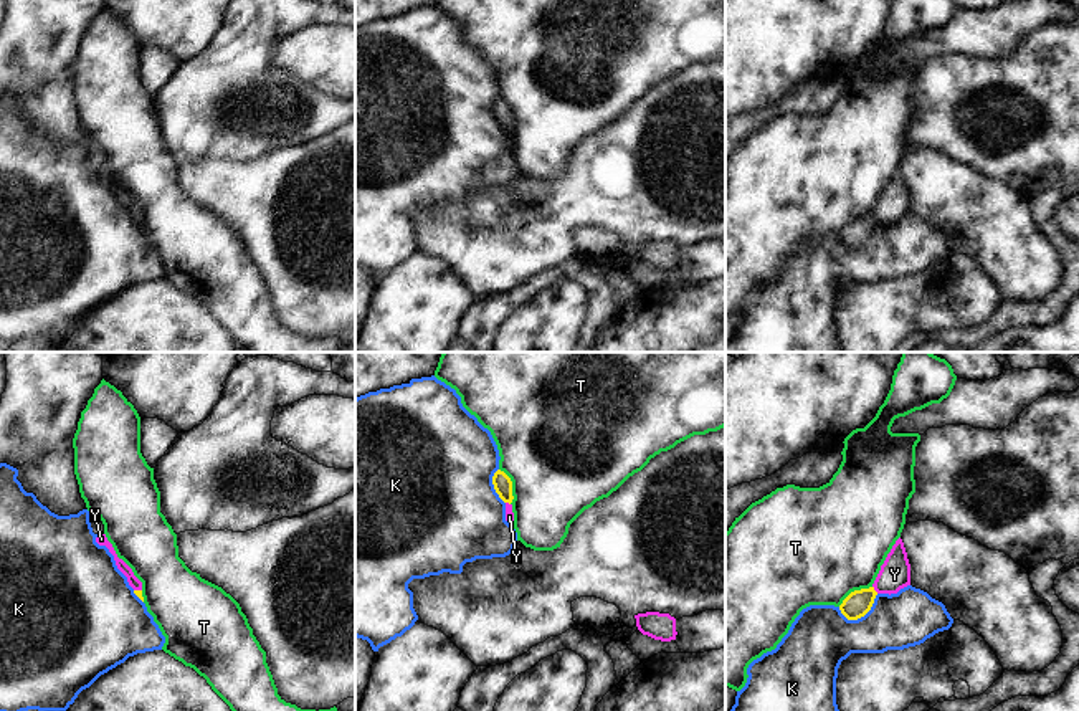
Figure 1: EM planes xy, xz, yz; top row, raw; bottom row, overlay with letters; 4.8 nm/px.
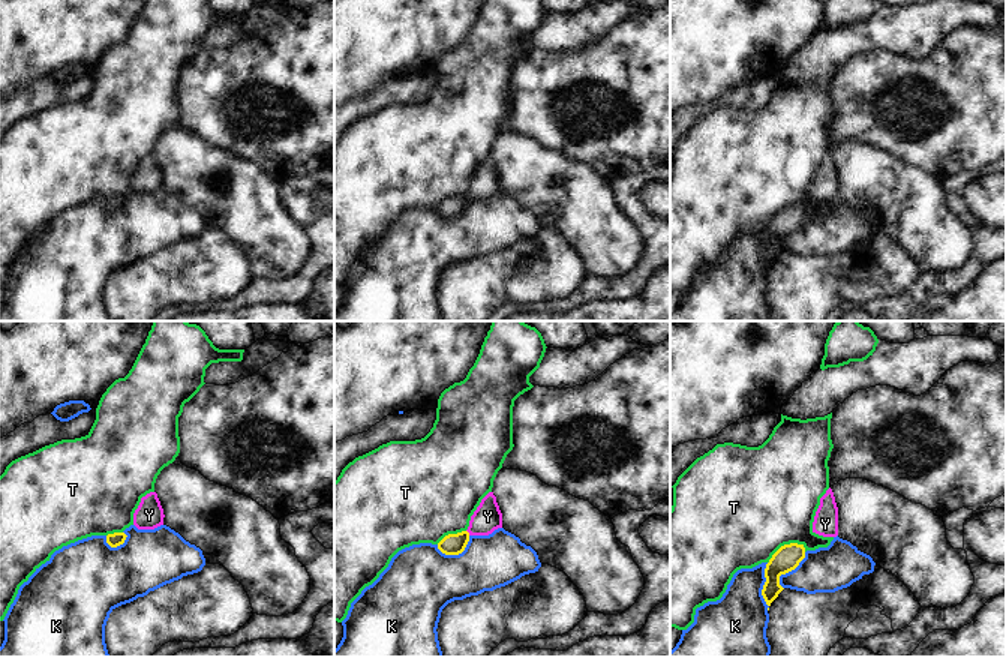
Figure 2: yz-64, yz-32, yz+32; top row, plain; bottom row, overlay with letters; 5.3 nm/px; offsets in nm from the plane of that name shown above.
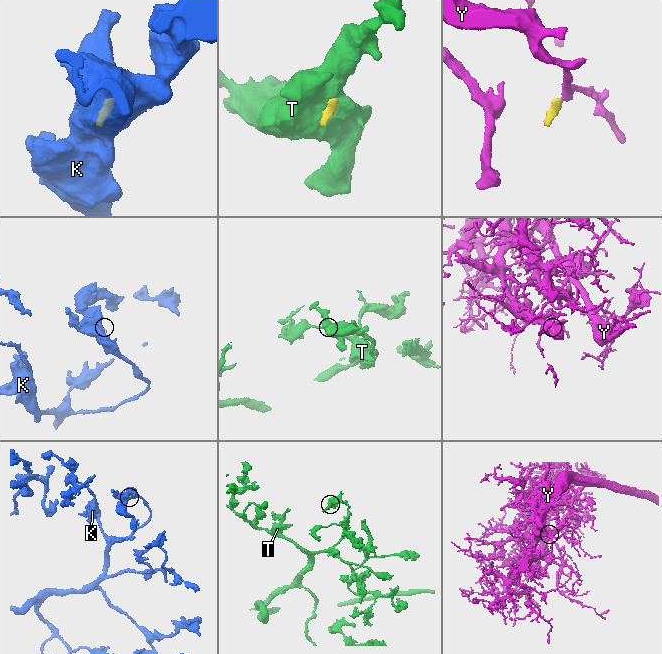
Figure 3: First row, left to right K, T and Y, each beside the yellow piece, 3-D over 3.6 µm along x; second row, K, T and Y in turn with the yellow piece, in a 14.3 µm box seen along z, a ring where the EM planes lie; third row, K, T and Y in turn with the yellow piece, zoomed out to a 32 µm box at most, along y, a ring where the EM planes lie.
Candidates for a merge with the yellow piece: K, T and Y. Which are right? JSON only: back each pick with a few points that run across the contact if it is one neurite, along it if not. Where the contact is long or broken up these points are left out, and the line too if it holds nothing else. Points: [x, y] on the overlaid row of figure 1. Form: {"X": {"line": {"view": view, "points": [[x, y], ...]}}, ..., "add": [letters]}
{"Y": {"line": {"view": "yz", "points": [[856, 604], [873, 589], [894, 574]]}}, "add": ["Y"]}

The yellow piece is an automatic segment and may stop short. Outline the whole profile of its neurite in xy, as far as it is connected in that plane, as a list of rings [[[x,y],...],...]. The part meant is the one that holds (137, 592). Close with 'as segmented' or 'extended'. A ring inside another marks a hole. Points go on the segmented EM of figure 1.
[[[99,534],[96,537],[96,542],[99,546],[106,546],[109,549],[109,552],[114,556],[117,569],[127,577],[127,582],[134,589],[134,594],[144,602],[142,582],[134,575],[132,569],[122,559],[117,557],[116,551],[114,551],[112,544],[107,541],[106,534]]] | extended

